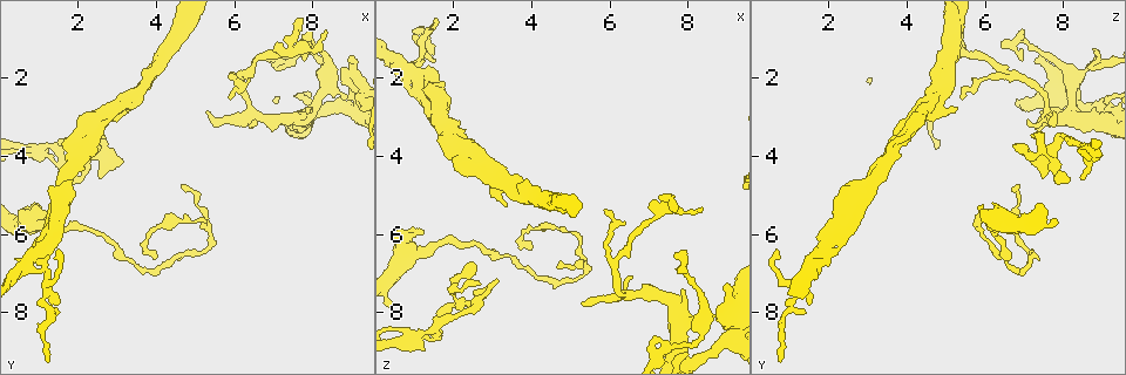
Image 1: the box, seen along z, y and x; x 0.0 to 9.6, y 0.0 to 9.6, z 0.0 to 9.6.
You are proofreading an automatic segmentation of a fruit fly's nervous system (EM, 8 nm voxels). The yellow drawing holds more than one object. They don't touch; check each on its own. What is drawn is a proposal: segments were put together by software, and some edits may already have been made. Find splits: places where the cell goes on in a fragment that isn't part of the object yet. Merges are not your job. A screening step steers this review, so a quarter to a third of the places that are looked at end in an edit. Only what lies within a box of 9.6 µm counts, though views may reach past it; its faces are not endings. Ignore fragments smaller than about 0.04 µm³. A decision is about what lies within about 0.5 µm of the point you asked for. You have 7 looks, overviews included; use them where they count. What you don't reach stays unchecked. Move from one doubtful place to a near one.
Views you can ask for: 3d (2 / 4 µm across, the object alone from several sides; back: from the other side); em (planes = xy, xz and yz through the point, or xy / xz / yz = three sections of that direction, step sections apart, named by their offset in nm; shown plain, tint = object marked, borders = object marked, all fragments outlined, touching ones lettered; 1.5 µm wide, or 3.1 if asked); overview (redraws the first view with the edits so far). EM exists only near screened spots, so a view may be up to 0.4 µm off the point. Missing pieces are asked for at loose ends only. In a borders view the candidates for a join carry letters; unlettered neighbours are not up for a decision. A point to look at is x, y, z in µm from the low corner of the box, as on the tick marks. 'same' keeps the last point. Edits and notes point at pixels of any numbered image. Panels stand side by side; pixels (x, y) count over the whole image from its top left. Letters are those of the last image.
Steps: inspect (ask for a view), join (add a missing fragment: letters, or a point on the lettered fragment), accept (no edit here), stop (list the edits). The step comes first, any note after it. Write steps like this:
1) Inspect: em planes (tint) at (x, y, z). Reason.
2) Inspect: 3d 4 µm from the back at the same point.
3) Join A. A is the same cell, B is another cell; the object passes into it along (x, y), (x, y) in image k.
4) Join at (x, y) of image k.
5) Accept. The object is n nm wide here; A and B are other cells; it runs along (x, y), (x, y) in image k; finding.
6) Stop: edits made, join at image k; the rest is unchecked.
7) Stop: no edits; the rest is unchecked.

Inspect: em planes (tint) at (2.55, 4.55, 7.40). Free end.

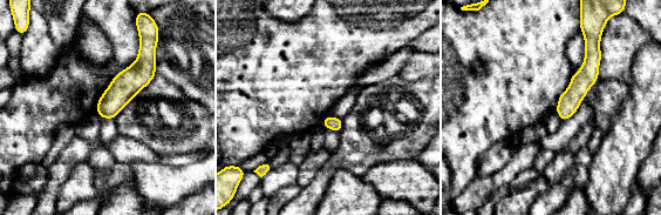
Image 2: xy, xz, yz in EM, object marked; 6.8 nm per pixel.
Inspect: em planes (borders) at the same point. See the neighbours.

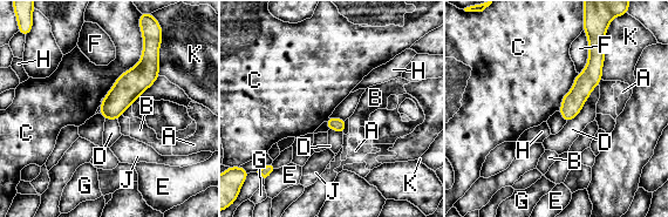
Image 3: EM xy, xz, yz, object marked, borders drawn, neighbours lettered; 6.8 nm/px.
Accept. A, B, C, D, E, F, G, H, J and K are other cells; a border runs along (143, 48), (103, 99) in image 3; none of them fits.

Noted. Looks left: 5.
Inspect: em planes (borders) at (0.90, 6.35, 2.40). Thick end.

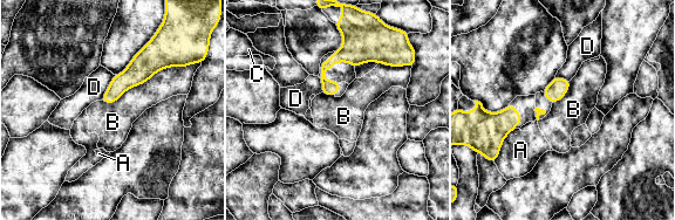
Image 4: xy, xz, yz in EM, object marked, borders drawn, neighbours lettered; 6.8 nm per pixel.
Accept. The longest contact is with B, 600 nm; A, B, C and D are other cells; no lettered fragment goes on from it.

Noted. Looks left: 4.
Inspect: 3d 4 µm from the back at (1.40, 6.40, 0.70). Tapers out.

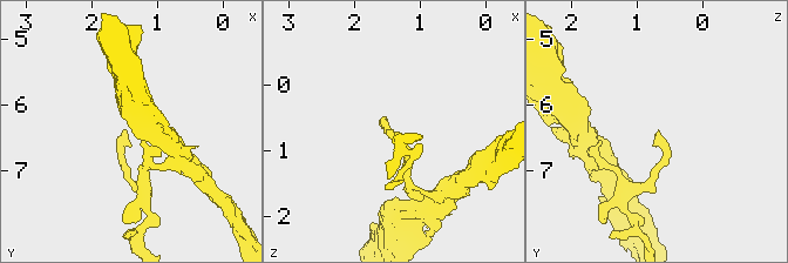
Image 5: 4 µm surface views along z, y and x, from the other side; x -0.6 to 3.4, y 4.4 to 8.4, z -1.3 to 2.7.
Inspect: em planes (plain) at (1.50, 6.40, 0.65).

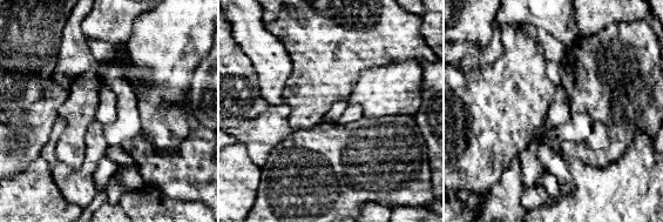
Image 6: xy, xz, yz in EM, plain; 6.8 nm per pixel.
Inspect: em planes (borders) at the same point. What lies round it.

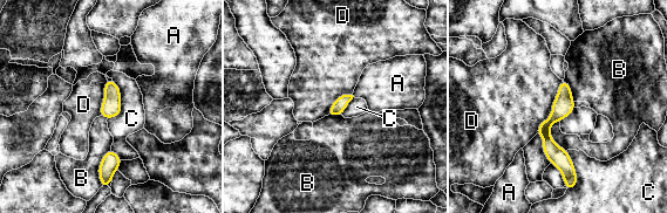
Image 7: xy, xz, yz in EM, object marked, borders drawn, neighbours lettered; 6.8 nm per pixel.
Accept. A, B, C and D are other cells; none of them fits.

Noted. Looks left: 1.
Stop: no edits; the rest is unchecked.

